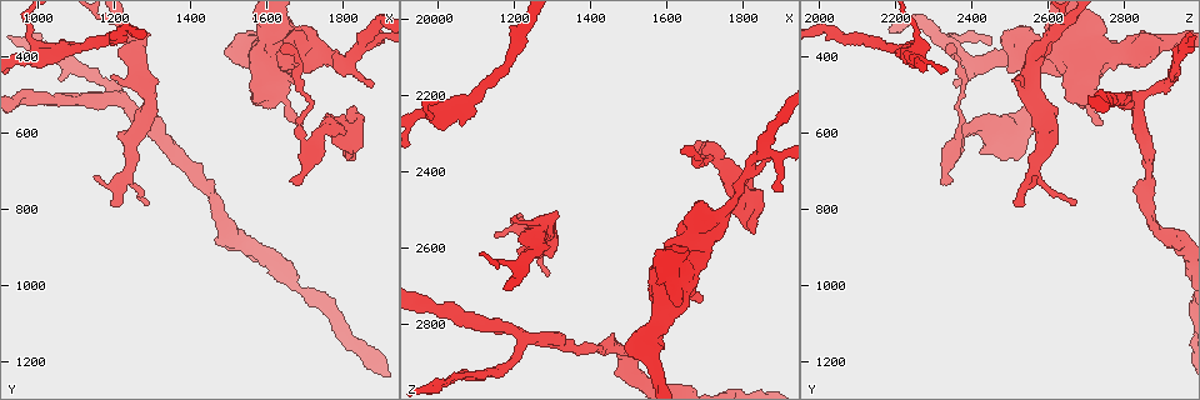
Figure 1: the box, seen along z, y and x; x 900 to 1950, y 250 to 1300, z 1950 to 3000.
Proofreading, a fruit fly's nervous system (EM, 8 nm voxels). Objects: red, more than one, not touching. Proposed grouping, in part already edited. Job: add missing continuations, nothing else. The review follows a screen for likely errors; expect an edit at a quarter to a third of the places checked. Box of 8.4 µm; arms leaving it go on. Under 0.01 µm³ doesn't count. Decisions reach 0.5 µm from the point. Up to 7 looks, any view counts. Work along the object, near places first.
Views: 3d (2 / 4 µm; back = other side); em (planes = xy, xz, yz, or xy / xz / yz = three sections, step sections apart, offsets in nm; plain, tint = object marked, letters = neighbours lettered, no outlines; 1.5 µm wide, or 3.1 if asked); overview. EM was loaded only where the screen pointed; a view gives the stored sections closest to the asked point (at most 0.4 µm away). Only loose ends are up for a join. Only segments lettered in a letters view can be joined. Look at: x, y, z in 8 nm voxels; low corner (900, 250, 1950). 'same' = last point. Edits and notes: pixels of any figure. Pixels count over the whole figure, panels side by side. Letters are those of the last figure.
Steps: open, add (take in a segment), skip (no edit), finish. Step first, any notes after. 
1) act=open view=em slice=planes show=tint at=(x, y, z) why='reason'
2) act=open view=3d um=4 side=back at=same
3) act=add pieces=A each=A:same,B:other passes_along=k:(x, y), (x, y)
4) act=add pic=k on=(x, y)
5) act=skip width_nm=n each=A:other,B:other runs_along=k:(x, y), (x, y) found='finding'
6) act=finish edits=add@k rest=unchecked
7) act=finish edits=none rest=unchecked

act=open view=em slice=planes show=plain at=(1645, 380, 2340) why='thin end'

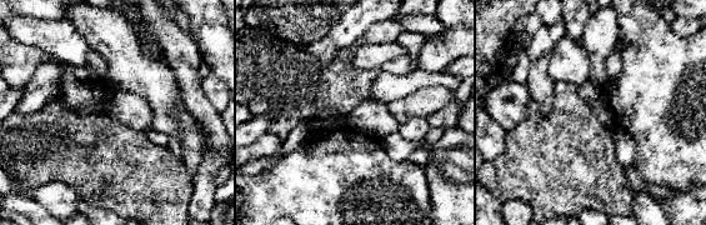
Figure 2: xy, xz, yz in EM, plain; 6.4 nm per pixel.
act=open view=em slice=planes show=letters at=same why='what lies round it'

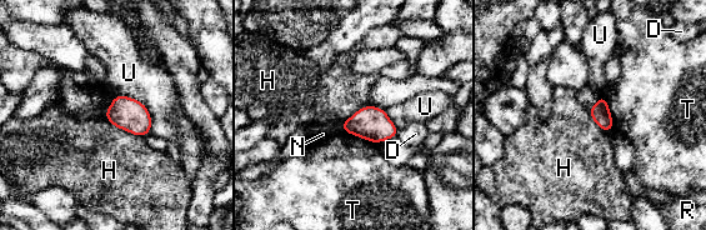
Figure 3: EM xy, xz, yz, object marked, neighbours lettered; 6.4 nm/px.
act=skip each=D:other,H:other,N:other,R:other,T:other,U:other found='none of them fits'

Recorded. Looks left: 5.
act=open view=3d um=2 side=back at=(1660, 720, 2345) why='an open end'

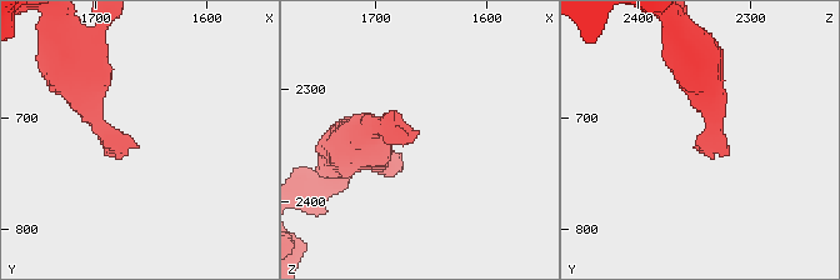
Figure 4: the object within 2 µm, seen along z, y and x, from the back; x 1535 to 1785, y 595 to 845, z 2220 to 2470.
act=open view=em slice=xz step=4 show=tint at=(1666, 728, 2340)

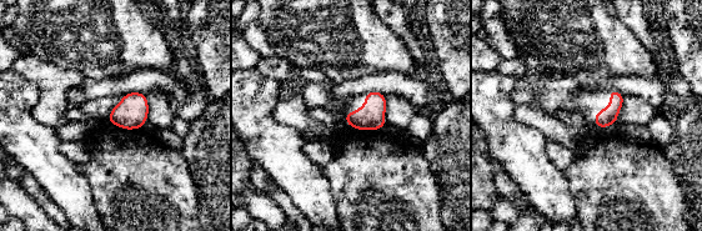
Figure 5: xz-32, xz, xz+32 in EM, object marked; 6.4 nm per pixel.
act=open view=em slice=xz step=4 show=letters at=same why='what lies round it'

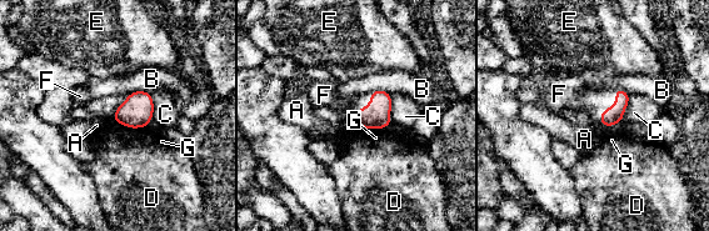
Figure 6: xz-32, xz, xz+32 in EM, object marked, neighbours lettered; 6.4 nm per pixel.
act=add pieces=F width_nm=110 each=A:other,B:other,C:other,D:other,E:other,F:same,G:other passes_along=6:(612, 115), (609, 108), (573, 95) found='it goes on there'

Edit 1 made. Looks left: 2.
act=open view=em slice=xz step=4 show=tint at=(1885, 465, 2350) why='free end'

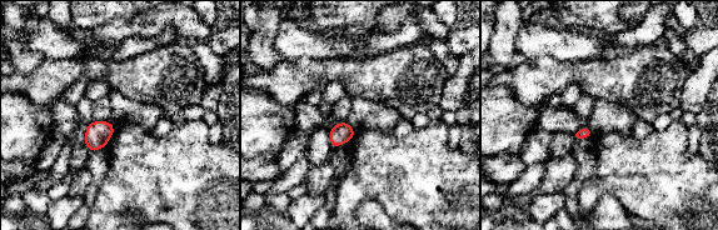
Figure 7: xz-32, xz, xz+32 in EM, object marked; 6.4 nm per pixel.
act=open view=em slice=planes show=letters at=same

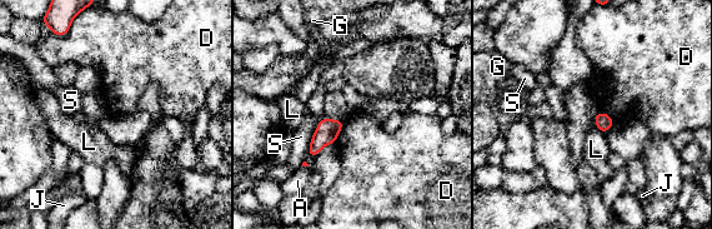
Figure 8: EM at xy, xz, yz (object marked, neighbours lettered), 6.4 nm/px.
act=skip each=A:other,D:other,G:other,J:other,L:other,S:other found='no lettered segment goes on from it'

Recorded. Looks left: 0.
act=finish edits=add@6 rest=unchecked

